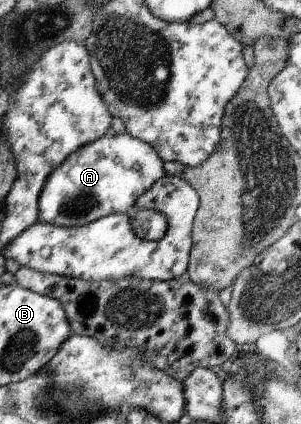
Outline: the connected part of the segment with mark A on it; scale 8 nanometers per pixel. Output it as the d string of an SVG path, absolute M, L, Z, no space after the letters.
M109 131L103 137L75 150L52 173L44 184L39 200L39 217L42 223L58 227L82 227L115 213L129 213L139 198L160 178L163 178L163 162L157 158L157 150L149 143L130 135L127 131L116 134Z

